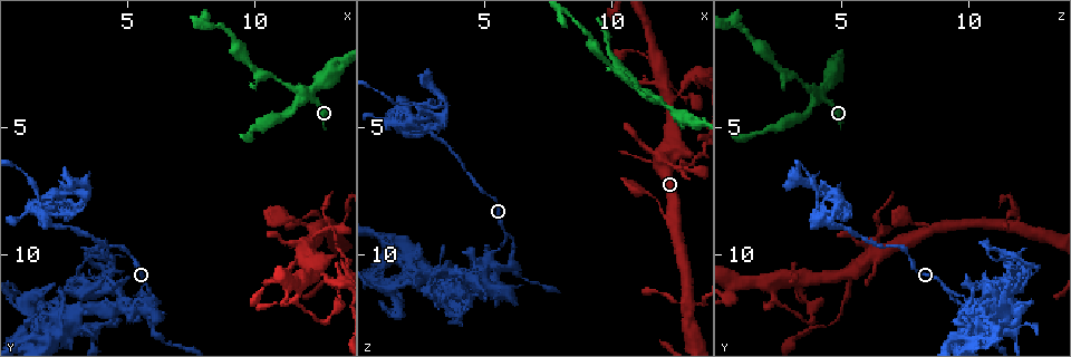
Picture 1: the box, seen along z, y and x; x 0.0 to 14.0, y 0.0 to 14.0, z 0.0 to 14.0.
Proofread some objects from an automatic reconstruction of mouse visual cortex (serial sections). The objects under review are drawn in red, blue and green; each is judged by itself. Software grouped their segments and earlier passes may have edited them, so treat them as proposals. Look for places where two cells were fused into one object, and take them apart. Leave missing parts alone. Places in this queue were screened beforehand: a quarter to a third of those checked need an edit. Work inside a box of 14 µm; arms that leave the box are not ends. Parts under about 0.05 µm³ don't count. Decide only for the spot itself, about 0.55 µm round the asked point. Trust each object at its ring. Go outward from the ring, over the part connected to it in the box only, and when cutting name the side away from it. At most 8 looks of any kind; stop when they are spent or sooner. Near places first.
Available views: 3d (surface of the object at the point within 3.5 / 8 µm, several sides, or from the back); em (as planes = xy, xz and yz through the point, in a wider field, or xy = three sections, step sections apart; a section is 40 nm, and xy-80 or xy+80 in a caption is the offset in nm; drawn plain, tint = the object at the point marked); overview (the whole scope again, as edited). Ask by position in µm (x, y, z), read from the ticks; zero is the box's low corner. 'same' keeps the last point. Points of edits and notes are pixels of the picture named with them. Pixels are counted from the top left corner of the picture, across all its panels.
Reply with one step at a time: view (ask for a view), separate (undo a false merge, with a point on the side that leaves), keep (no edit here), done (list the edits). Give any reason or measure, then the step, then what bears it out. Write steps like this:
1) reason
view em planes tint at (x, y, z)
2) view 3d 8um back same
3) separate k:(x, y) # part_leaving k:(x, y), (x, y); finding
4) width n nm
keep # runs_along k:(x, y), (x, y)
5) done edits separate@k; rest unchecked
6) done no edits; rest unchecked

three-way junction
view 3d 3.5um at (12.9, 11.1, 3.1)

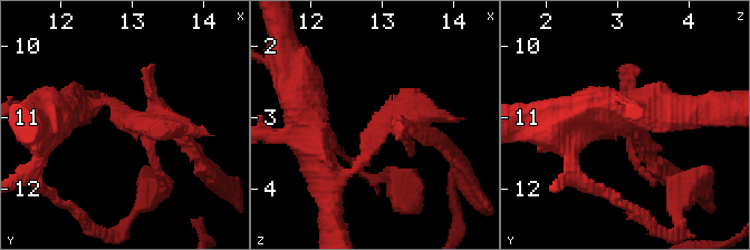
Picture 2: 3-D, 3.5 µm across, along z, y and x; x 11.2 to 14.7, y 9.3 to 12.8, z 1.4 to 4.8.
view em xy step 1 tint at (12.95, 11.10, 3.20)

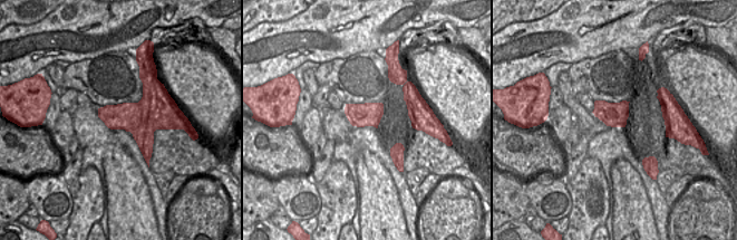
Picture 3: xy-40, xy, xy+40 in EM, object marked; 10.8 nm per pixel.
keep # runs_along 2:(326, 179), (364, 162), (387, 122), (439, 142); continuous, no second cell

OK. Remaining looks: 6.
three arms meet
view 3d 8um back at (6.0, 12.3, 10.4)

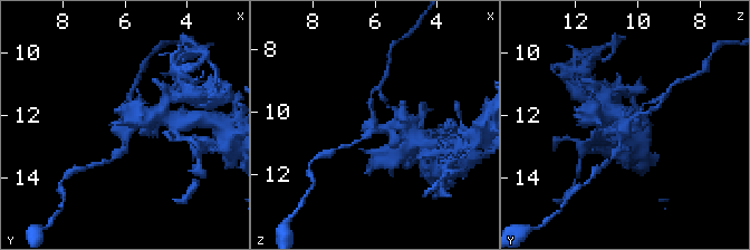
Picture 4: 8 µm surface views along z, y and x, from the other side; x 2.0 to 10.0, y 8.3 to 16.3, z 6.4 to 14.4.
arms 3; arm_widths 150, 200, 250 nm; need the tissue
view em xy step 2 tint at (6.1, 12.2, 10.3)

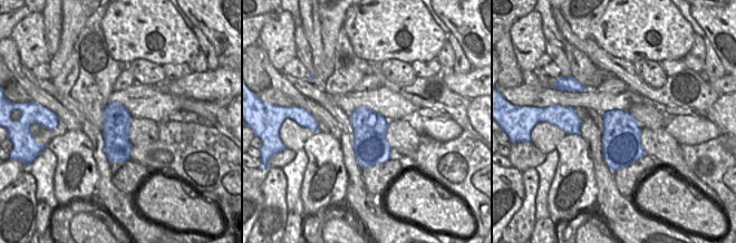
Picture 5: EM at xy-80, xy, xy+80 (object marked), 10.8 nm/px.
separate 4:(611, 133) # two cells meet here

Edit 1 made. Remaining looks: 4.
narrows sharply
view 3d 8um at (1.6, 8.6, 4.2)

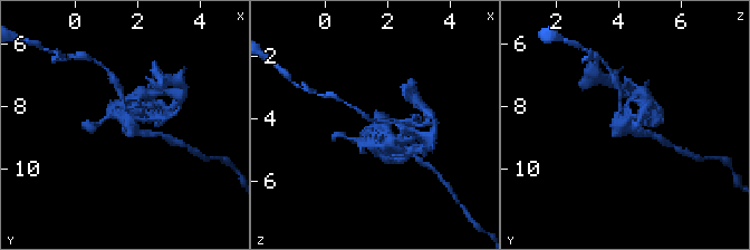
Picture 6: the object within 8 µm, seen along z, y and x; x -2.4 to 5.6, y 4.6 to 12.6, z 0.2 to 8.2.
view em planes tint at (1.6, 8.6, 4.3)

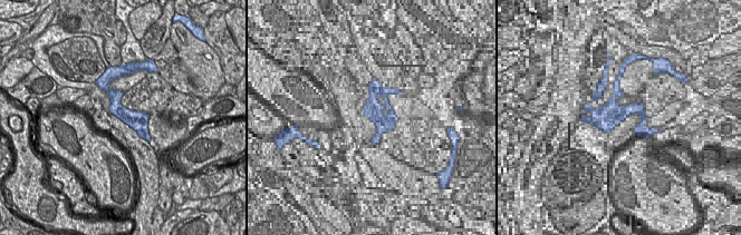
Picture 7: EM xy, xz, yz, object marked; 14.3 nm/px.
separate 6:(148, 117) # part_leaving 6:(635, 131), (627, 121), (645, 101); a second cell is stuck on

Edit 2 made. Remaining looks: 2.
done edits separate@4, separate@6; rest unchecked

